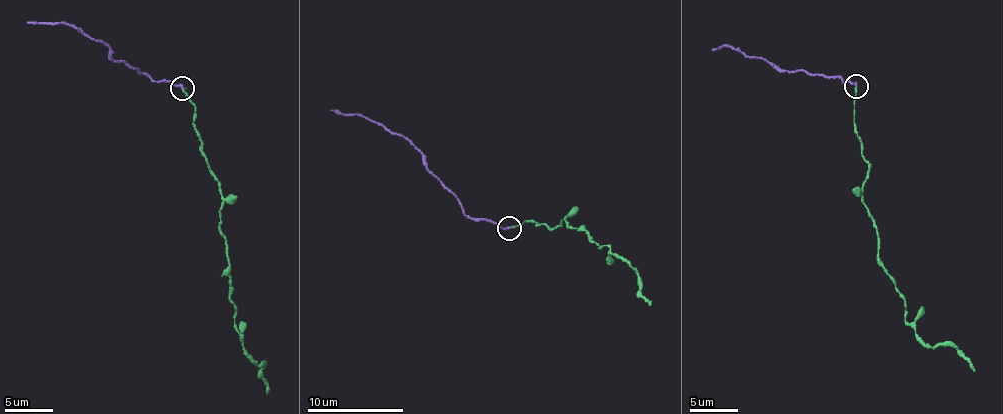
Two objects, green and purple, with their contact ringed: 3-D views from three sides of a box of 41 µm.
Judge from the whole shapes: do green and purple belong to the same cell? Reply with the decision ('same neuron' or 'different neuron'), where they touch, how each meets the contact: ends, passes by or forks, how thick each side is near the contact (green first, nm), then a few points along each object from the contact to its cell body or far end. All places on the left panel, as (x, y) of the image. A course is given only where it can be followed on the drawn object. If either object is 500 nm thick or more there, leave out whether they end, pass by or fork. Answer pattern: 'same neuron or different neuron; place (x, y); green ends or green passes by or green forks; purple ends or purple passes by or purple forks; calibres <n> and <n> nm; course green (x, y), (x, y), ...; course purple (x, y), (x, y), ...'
different neuron; place (182, 88); green ends; purple ends; calibres 170 and 170 nm; course green (183, 88), (223, 196), (234, 329), (244, 351), (263, 363), (268, 393); course purple (183, 88), (146, 77), (139, 70), (113, 59), (104, 43), (74, 28), (54, 22), (27, 23)

